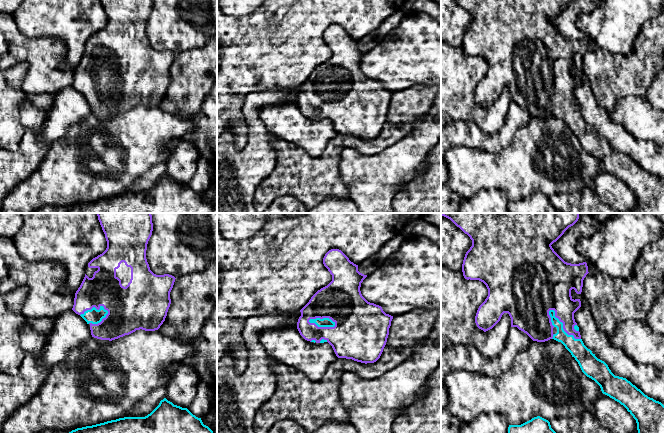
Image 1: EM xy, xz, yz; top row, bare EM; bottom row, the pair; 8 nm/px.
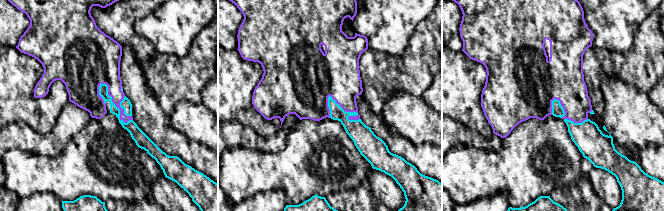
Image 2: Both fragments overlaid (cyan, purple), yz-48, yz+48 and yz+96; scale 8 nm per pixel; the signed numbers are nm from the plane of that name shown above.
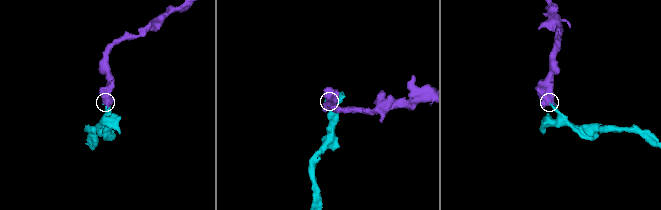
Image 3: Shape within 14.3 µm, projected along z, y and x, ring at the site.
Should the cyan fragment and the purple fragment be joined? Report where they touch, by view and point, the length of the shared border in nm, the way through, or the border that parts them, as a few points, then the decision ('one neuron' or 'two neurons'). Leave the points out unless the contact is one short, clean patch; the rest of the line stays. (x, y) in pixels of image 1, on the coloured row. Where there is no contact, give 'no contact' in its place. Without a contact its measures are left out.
yz (562, 326) | 340 nm | one neuron

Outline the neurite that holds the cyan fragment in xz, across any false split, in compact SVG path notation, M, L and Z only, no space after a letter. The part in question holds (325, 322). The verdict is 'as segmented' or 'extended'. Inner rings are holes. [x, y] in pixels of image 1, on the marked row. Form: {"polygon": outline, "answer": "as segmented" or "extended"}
{"polygon": "M329 250L323 264L332 275L332 281L318 290L300 310L301 316L297 322L300 335L310 342L328 342L338 358L365 364L376 362L386 345L393 316L362 296L360 287L367 275L360 273L358 265L351 262L341 250Z", "answer": "extended"}

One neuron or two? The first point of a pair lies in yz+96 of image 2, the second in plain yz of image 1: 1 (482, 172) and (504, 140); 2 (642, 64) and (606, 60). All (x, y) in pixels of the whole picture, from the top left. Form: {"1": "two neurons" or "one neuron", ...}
{"1": "two neurons", "2": "one neuron"}

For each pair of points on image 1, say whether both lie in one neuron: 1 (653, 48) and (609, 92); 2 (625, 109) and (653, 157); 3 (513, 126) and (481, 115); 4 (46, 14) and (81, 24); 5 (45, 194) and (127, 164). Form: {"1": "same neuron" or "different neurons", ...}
{"1": "same neuron", "2": "different neurons", "3": "different neurons", "4": "same neuron", "5": "same neuron"}

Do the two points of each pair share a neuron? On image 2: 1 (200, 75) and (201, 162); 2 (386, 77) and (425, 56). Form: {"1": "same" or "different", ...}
{"1": "different", "2": "same"}

